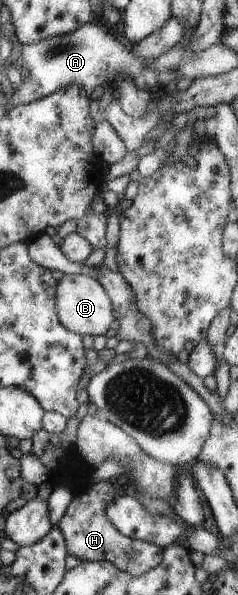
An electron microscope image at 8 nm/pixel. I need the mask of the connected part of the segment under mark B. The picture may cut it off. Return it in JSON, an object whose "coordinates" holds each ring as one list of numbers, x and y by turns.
{"coordinates":[[63,274,57,281,55,308,59,322,78,335,102,335,109,327,114,327,113,305,102,284,92,276]]}

